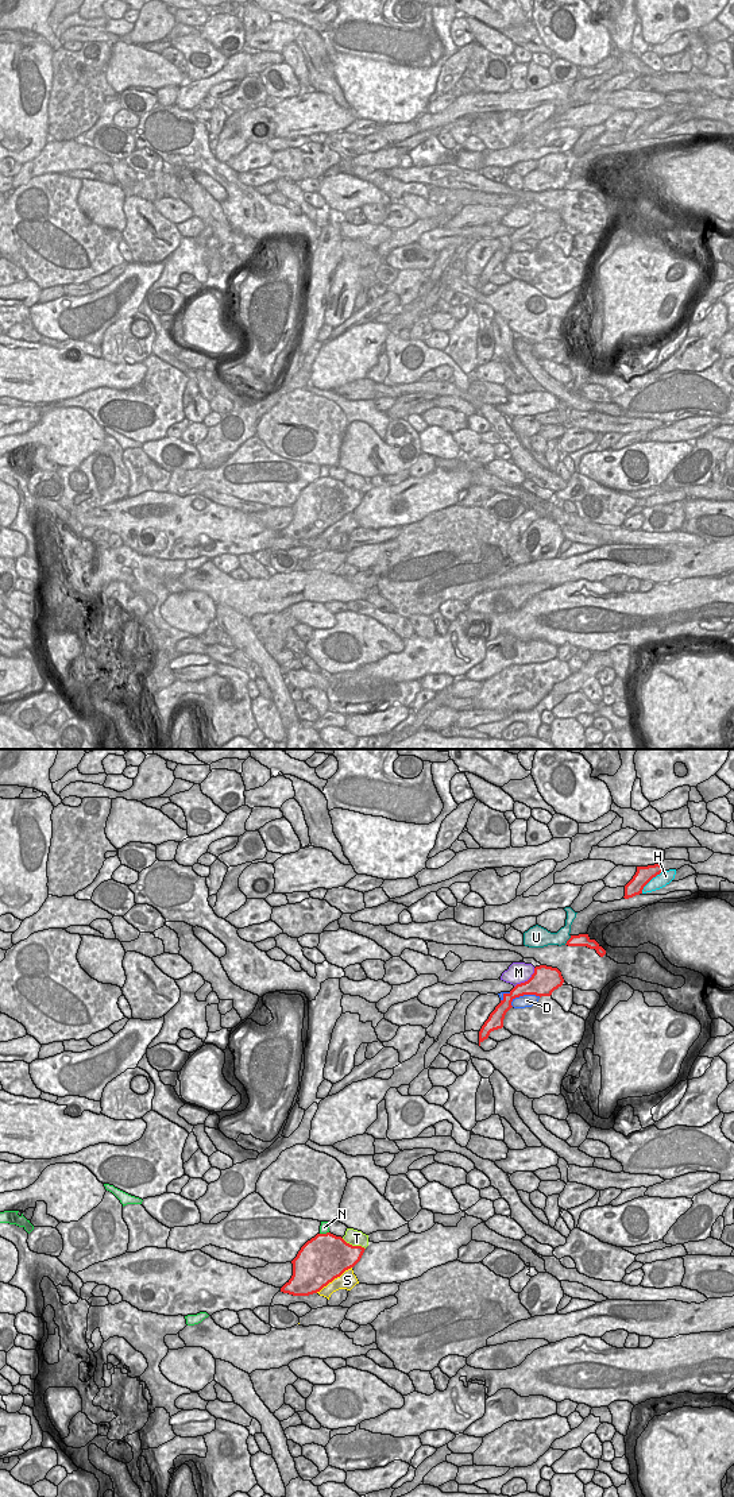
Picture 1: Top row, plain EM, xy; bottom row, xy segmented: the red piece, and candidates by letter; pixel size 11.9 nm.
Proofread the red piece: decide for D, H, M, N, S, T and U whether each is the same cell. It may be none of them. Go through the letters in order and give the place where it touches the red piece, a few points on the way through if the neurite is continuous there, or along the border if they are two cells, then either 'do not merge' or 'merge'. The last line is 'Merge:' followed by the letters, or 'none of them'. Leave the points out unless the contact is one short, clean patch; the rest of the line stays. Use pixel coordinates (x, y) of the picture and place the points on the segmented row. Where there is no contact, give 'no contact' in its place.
D: xy (524, 994) | do not merge
H: xy (651, 879) | do not merge
M: xy (528, 980) | along xy (534, 968), (534, 972), (526, 980), (514, 987) | do not merge
N: xy (324, 1234) | do not merge
S: xy (333, 1278) | do not merge
T: xy (354, 1246) | do not merge
U: xy (568, 940) | along xy (571, 936), (564, 944) | do not merge
Merge: none of them

